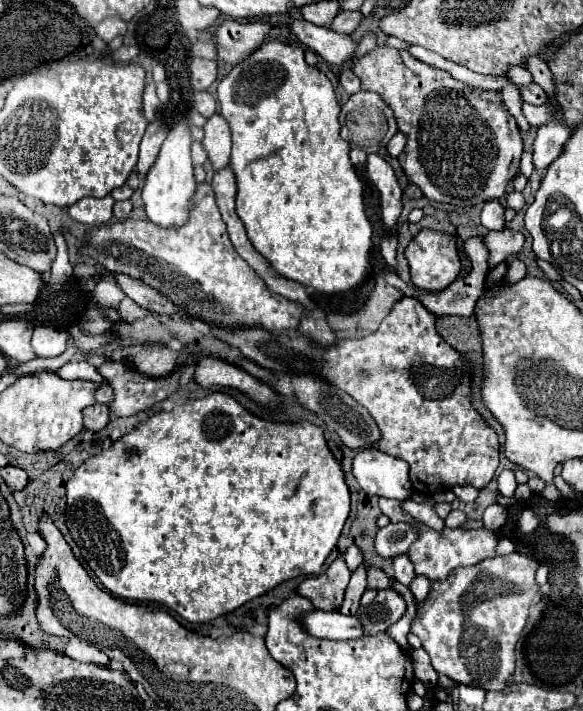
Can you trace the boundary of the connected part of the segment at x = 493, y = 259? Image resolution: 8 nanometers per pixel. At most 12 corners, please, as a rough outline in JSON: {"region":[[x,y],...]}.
{"region":[[512,229],[490,231],[490,267],[506,261],[509,247],[523,246],[525,237]]}

